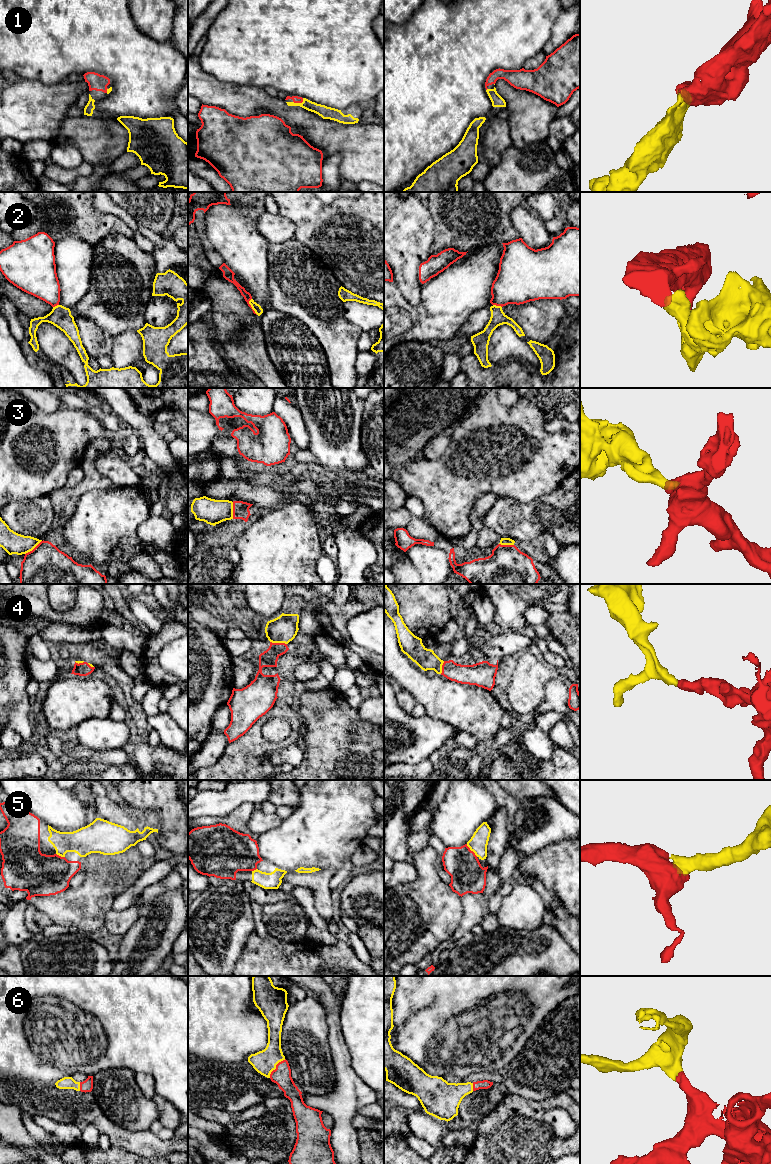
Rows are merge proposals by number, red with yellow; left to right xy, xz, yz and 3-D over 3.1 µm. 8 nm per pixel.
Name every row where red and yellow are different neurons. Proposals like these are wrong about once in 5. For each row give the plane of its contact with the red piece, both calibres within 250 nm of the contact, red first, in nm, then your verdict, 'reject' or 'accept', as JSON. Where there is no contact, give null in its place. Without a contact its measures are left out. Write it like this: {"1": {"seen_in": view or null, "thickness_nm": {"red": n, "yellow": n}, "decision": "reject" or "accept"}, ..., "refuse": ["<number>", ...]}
{"1": {"seen_in": "xz", "thickness_nm": {"red": 60, "yellow": 100}, "decision": "accept"}, "2": {"seen_in": "xz", "thickness_nm": {"red": 70, "yellow": 70}, "decision": "reject"}, "3": {"seen_in": "xy", "thickness_nm": {"red": 440, "yellow": 180}, "decision": "accept"}, "4": {"seen_in": "xz", "thickness_nm": {"red": 140, "yellow": 220}, "decision": "accept"}, "5": {"seen_in": "yz", "thickness_nm": {"red": 280, "yellow": 150}, "decision": "accept"}, "6": {"seen_in": "xz", "thickness_nm": {"red": 150, "yellow": 190}, "decision": "accept"}, "refuse": ["2"]}

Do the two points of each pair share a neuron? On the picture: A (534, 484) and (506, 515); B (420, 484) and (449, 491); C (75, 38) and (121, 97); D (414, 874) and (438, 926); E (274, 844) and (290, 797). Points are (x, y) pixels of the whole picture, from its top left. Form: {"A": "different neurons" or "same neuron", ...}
{"A": "different neurons", "B": "same neuron", "C": "same neuron", "D": "different neurons", "E": "different neurons"}

